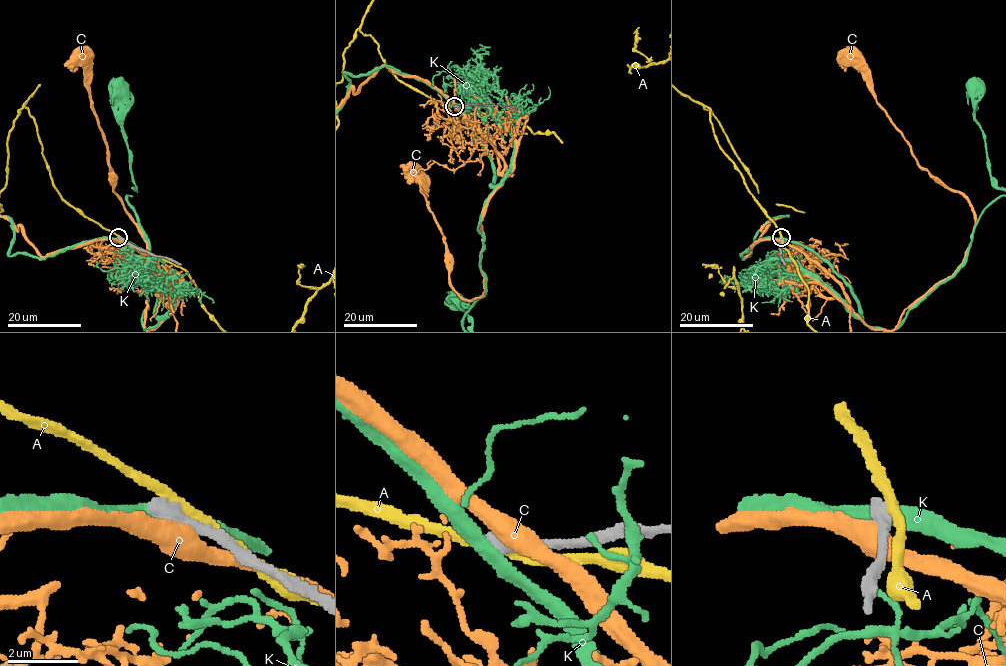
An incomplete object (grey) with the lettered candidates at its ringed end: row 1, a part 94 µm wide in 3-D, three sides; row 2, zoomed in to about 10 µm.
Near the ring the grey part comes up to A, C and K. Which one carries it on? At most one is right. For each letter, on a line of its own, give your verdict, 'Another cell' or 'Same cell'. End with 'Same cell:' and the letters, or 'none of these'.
A: Another cell
C: Another cell
K: Another cell
Same cell: none of these

